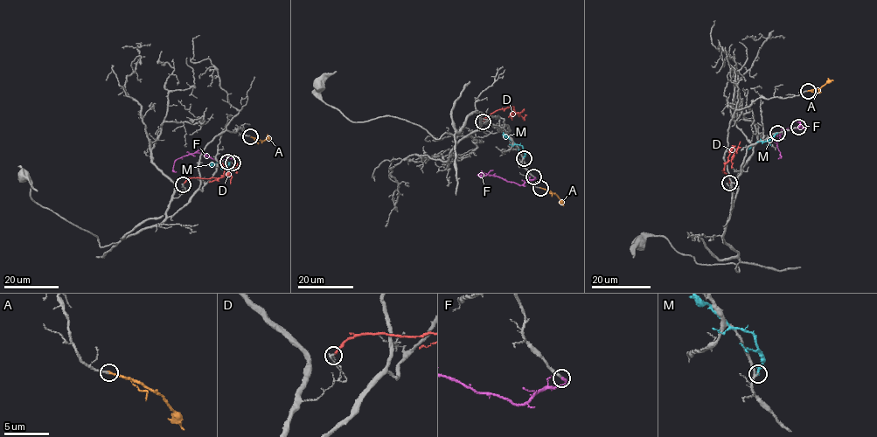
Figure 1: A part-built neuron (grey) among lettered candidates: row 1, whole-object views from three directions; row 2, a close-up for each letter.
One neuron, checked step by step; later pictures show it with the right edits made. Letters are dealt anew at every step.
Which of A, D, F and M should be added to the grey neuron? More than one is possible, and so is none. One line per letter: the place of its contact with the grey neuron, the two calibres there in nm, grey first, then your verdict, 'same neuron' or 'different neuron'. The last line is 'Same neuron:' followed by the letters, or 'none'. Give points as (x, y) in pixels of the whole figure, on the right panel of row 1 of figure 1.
A: contact (808, 91); calibres 200 and 170 nm; same neuron
D: contact (729, 183); calibres 80 and 170 nm; different neuron
F: contact (798, 127); calibres 180 and 200 nm; same neuron
M: contact (777, 133); calibres 180 and 200 nm; different neuron
Same neuron: A, F

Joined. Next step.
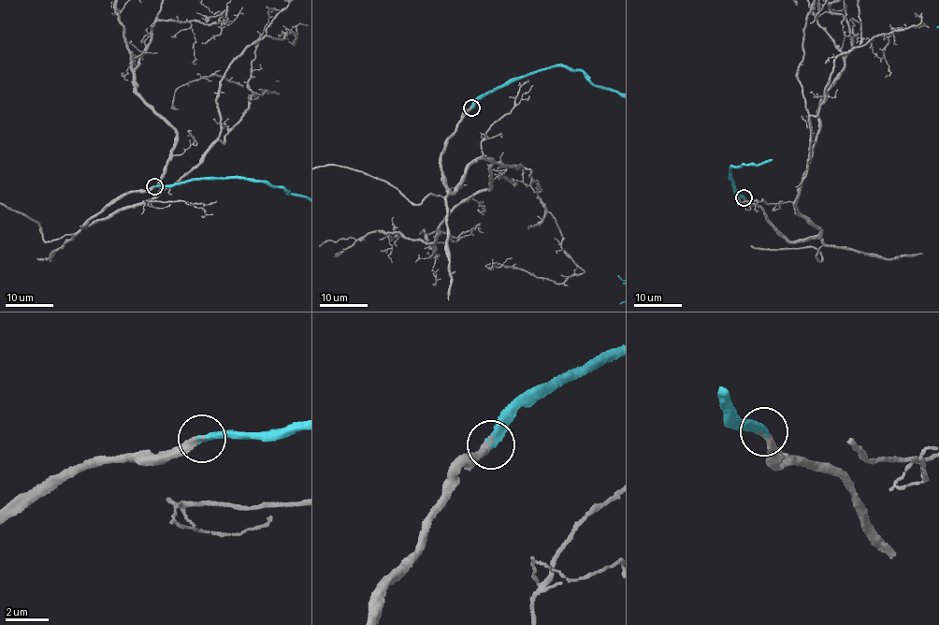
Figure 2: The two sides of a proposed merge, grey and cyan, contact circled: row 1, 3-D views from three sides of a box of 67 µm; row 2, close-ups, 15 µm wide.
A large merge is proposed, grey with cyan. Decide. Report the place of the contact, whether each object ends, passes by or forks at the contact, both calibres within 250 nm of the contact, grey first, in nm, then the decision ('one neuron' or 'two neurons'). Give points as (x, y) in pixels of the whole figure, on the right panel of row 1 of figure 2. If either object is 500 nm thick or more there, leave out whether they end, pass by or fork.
at (743, 197); grey ends there; cyan ends there; 360 nm thick on the grey side, 360 nm on the other; one neuron

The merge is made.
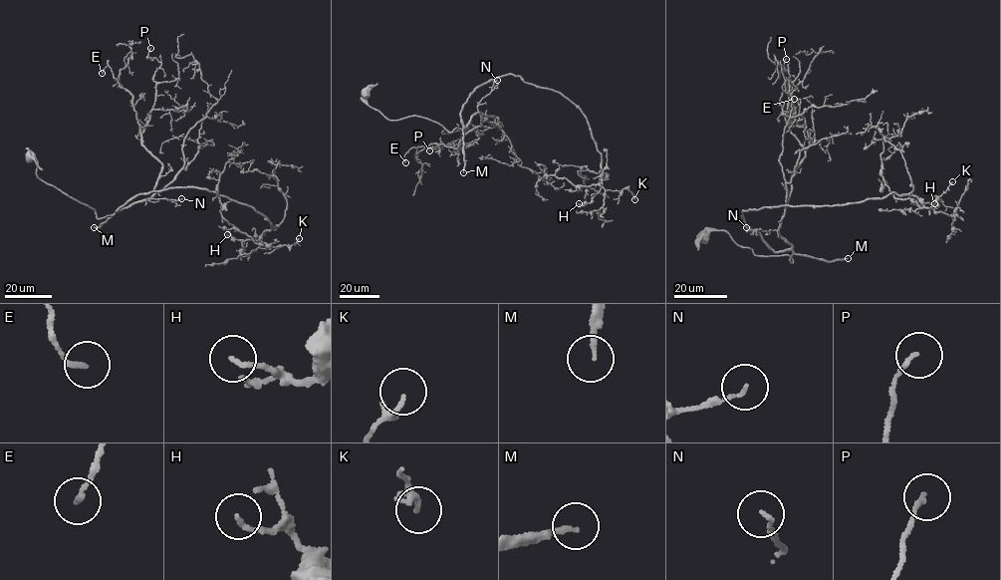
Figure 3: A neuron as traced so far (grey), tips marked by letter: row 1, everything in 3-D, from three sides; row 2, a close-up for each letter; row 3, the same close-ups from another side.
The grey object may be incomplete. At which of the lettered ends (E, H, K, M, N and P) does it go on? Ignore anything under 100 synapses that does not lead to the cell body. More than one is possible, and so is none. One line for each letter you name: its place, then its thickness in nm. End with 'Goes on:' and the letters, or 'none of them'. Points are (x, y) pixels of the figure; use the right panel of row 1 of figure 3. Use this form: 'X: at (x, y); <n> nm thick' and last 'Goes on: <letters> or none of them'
M: at (848, 258); 150 nm thick
Goes on: M

